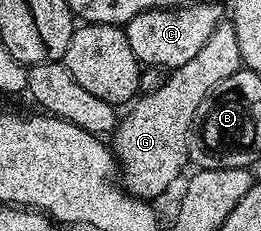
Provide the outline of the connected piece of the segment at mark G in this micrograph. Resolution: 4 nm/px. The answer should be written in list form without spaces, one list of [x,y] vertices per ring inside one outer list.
[[[223,22],[216,26],[212,38],[184,66],[170,72],[168,82],[160,90],[139,95],[129,105],[127,116],[119,119],[113,133],[112,151],[120,165],[120,184],[132,196],[147,202],[153,196],[166,192],[178,180],[178,175],[186,168],[186,158],[190,153],[192,118],[196,106],[204,102],[211,88],[225,84],[232,74],[243,67],[240,42],[236,42],[233,23]]]

